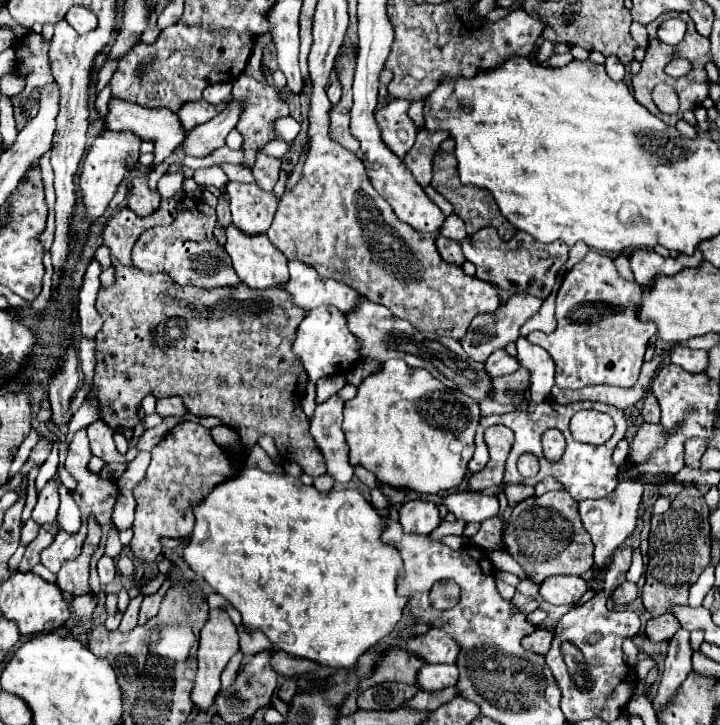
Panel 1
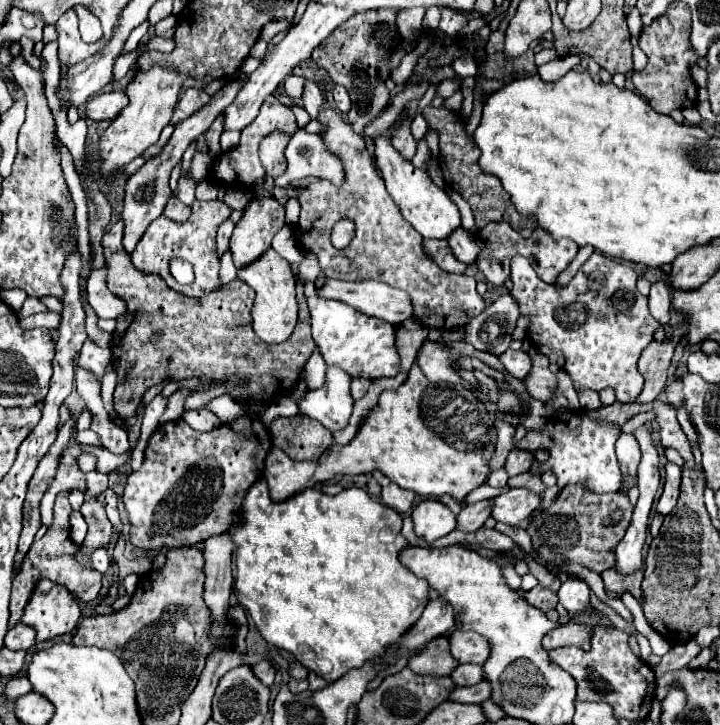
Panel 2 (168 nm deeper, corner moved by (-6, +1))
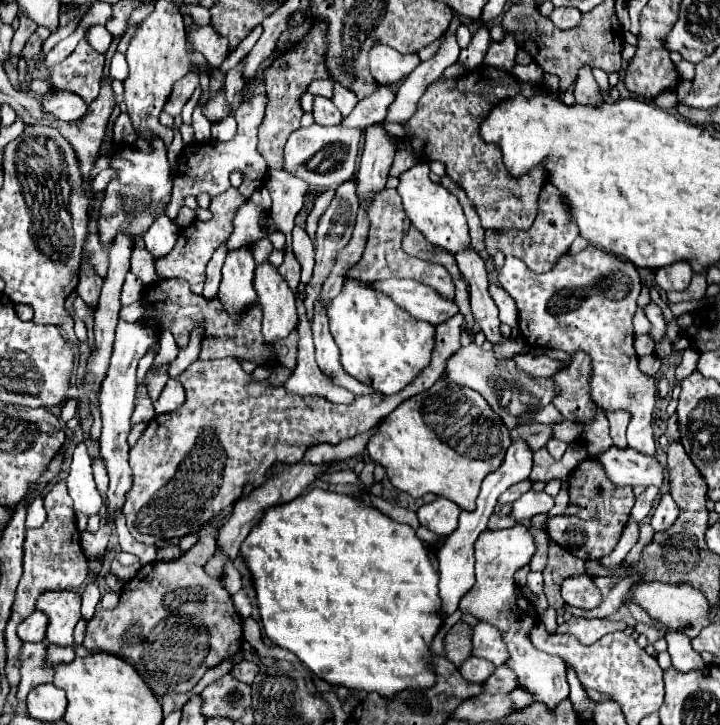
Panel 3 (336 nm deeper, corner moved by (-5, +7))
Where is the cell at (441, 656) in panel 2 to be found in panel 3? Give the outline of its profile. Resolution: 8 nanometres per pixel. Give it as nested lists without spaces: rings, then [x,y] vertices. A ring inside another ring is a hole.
[[[456,623],[444,637],[444,653],[448,661],[454,661],[454,665],[462,665],[470,657],[472,643],[470,643],[472,627],[466,623]]]

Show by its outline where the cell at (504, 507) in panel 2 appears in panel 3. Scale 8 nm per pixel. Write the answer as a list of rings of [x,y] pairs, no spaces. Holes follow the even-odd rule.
[[[526,491],[520,499],[516,499],[512,503],[512,511],[510,517],[512,519],[530,519],[538,513],[548,513],[554,505],[554,497],[550,497],[546,491]]]

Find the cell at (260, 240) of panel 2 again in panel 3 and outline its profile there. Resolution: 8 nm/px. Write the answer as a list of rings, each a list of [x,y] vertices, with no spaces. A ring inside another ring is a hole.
[[[242,245],[228,251],[222,267],[222,283],[218,297],[234,319],[256,301],[256,291],[252,287],[254,267],[256,263],[252,255],[252,245]]]

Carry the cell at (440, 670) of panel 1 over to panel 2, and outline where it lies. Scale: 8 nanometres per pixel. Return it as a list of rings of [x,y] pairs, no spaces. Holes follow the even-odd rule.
[[[459,665],[453,673],[451,673],[451,679],[455,679],[455,683],[459,687],[465,687],[465,685],[475,685],[479,681],[485,679],[483,675],[483,665]]]

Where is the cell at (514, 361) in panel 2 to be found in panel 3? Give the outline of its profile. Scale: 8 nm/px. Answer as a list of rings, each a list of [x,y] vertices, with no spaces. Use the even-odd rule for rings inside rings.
[[[522,353],[522,357],[514,357],[514,363],[518,365],[518,369],[534,377],[552,377],[558,369],[562,369],[562,365],[548,355],[534,353]]]

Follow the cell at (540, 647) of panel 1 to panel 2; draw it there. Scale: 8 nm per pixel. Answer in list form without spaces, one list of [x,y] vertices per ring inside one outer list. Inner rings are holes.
[[[567,623],[561,627],[555,627],[543,637],[543,647],[545,649],[557,649],[565,645],[575,645],[581,649],[589,649],[589,641],[593,635],[593,625],[583,625],[583,623]]]

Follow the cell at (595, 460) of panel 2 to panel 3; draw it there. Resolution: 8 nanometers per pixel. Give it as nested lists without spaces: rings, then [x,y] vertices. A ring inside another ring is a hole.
[[[610,447],[604,453],[588,455],[588,459],[598,461],[604,467],[608,479],[620,487],[622,485],[630,485],[630,487],[656,485],[656,487],[660,487],[662,479],[664,479],[662,465],[658,461],[650,461],[650,457],[646,457],[634,449]]]

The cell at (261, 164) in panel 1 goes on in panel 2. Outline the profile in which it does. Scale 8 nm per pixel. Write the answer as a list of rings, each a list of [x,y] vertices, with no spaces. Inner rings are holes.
[[[273,131],[259,145],[259,157],[261,157],[261,163],[269,177],[279,177],[285,171],[287,161],[285,161],[283,151],[285,151],[289,139],[291,139],[291,135],[283,133],[283,131]]]

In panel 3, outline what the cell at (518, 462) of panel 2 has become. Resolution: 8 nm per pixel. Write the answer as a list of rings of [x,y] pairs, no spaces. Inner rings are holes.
[[[532,423],[532,425],[518,425],[516,429],[510,431],[510,437],[516,441],[516,439],[522,439],[528,443],[530,451],[538,451],[542,445],[548,443],[552,435],[552,429],[550,425],[542,425],[542,423]]]

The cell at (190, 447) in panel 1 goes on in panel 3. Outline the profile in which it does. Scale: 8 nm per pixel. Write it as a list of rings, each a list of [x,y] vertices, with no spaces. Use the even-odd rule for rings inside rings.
[[[232,357],[216,361],[198,359],[194,365],[190,365],[190,369],[186,369],[178,377],[178,381],[186,389],[186,403],[172,413],[156,415],[148,423],[138,443],[130,449],[132,489],[130,493],[126,493],[124,515],[128,531],[134,535],[136,541],[144,545],[156,545],[160,539],[172,539],[192,533],[198,525],[210,521],[212,517],[220,515],[226,507],[234,505],[248,483],[252,487],[262,485],[272,463],[276,461],[296,463],[312,445],[318,443],[336,445],[344,439],[350,439],[356,433],[370,431],[404,399],[430,387],[422,385],[426,381],[422,381],[420,377],[414,385],[408,385],[398,395],[372,393],[356,397],[356,401],[350,405],[332,405],[324,397],[288,395],[284,386],[270,387],[268,381],[254,381],[250,379],[248,373],[242,371],[238,361]]]

